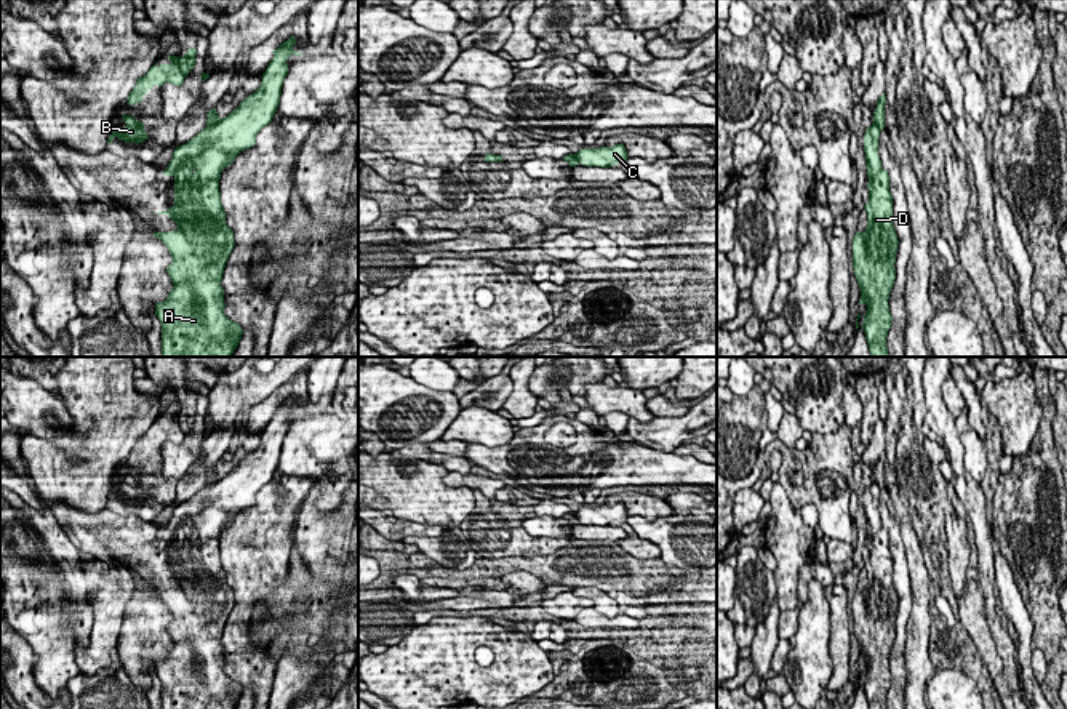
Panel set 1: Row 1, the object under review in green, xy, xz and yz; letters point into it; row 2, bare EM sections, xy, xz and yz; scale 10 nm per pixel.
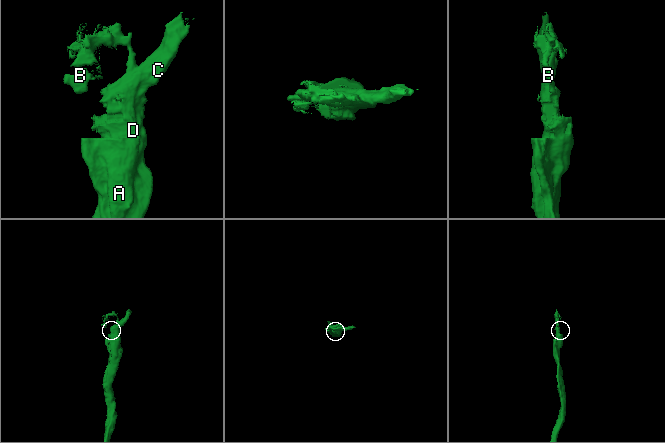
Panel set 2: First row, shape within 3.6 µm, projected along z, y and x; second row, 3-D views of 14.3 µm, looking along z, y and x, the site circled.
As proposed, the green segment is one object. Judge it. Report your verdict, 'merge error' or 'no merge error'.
merge error

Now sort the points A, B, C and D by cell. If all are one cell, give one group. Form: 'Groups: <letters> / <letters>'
Groups: A C D / B

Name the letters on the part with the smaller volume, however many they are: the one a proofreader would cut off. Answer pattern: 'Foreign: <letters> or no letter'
Foreign: B

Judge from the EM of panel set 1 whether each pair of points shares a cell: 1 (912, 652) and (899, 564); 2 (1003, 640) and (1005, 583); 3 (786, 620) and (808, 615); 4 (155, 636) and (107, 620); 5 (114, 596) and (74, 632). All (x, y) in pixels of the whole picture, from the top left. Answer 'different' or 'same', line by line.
1: different
2: different
3: different
4: different
5: different

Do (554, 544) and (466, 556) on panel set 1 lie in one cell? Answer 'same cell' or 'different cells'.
different cells

